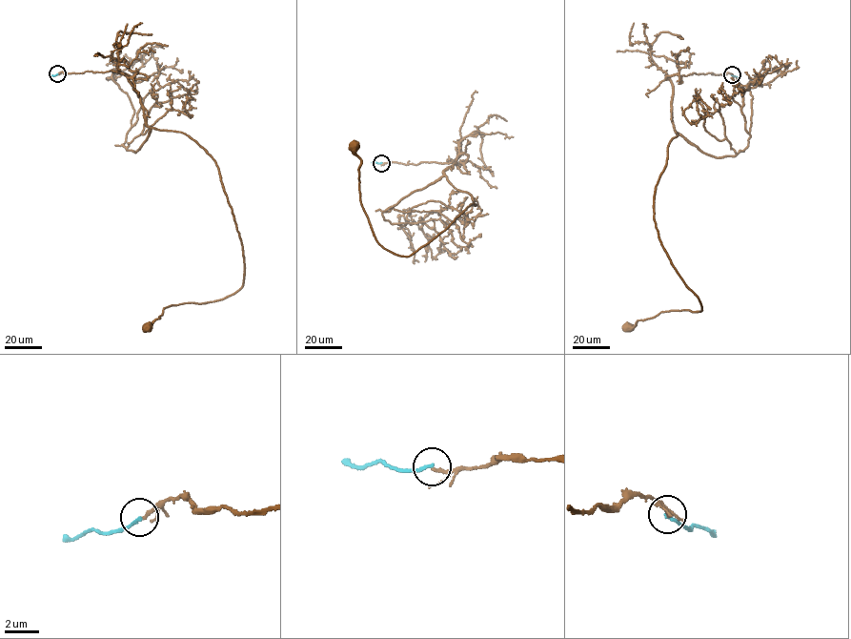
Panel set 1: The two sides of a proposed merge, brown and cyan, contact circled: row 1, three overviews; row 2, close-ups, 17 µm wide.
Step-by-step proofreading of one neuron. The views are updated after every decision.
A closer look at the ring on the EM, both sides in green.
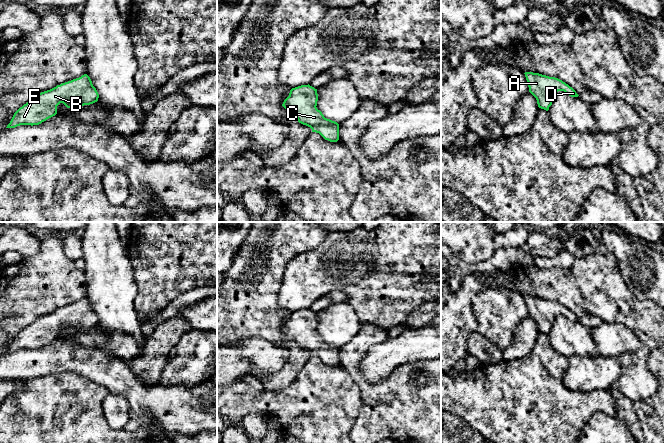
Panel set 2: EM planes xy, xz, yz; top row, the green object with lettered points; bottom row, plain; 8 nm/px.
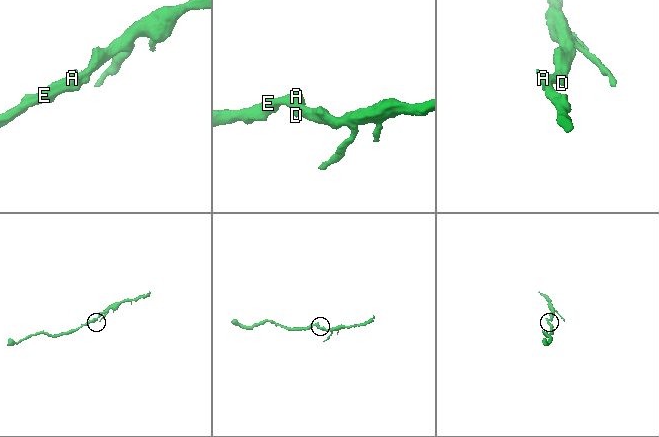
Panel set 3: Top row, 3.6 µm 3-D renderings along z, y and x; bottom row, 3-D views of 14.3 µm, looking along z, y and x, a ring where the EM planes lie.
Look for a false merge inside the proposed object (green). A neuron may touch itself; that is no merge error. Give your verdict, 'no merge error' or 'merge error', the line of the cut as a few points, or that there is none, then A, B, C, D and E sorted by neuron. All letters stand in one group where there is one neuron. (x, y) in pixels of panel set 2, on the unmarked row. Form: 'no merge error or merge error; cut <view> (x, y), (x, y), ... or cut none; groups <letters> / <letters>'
no merge error; cut none; groups A B C D E

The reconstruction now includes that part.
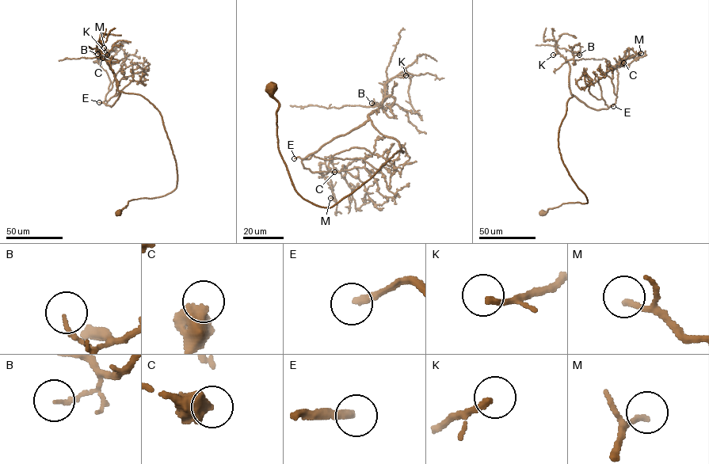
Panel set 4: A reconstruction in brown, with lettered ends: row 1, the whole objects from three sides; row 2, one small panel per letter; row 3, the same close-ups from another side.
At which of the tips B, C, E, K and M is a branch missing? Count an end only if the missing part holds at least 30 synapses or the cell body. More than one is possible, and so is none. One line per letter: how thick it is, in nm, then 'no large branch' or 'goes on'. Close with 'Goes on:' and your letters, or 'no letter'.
B: calibre 130 nm; no large branch
C: calibre 650 nm; no large branch
E: calibre 260 nm; goes on
K: calibre 200 nm; no large branch
M: calibre 180 nm; goes on
Goes on: E, M

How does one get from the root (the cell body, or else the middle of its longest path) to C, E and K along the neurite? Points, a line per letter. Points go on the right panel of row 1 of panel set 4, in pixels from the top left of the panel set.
C: (543, 213), (587, 203), (562, 160), (559, 126), (571, 94), (593, 108), (612, 105), (615, 65), (623, 62)
E: (543, 213), (563, 203), (587, 202), (569, 175), (558, 148), (559, 126), (571, 94), (593, 108), (613, 106)
K: (543, 213), (563, 203), (587, 202), (559, 152), (559, 126), (573, 96), (567, 60), (558, 53), (553, 55)

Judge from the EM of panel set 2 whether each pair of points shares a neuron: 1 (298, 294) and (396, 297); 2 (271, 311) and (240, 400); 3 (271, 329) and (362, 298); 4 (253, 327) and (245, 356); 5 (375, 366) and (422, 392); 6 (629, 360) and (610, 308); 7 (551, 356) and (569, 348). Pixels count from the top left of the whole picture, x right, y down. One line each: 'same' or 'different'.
1: same
2: different
3: different
4: different
5: different
6: same
7: different

